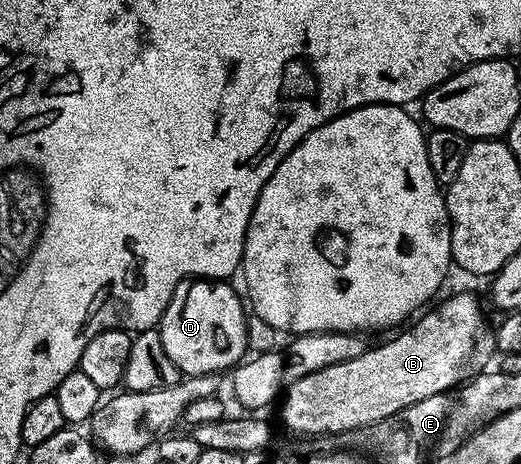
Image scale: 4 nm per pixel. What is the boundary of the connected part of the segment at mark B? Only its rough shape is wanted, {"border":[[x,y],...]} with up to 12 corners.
{"border":[[457,292],[280,397],[297,436],[368,430],[486,371]]}

